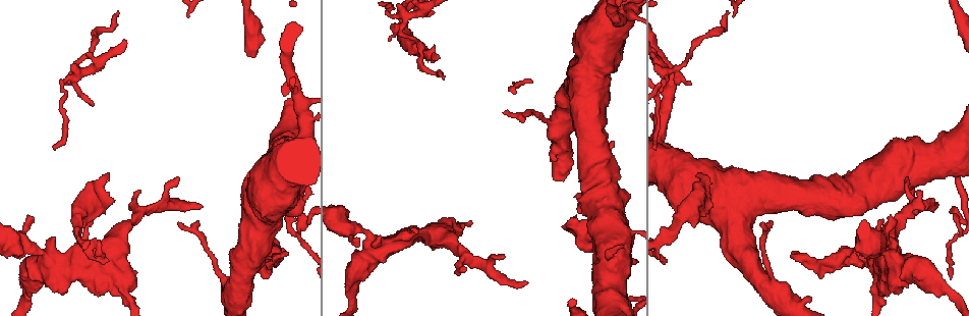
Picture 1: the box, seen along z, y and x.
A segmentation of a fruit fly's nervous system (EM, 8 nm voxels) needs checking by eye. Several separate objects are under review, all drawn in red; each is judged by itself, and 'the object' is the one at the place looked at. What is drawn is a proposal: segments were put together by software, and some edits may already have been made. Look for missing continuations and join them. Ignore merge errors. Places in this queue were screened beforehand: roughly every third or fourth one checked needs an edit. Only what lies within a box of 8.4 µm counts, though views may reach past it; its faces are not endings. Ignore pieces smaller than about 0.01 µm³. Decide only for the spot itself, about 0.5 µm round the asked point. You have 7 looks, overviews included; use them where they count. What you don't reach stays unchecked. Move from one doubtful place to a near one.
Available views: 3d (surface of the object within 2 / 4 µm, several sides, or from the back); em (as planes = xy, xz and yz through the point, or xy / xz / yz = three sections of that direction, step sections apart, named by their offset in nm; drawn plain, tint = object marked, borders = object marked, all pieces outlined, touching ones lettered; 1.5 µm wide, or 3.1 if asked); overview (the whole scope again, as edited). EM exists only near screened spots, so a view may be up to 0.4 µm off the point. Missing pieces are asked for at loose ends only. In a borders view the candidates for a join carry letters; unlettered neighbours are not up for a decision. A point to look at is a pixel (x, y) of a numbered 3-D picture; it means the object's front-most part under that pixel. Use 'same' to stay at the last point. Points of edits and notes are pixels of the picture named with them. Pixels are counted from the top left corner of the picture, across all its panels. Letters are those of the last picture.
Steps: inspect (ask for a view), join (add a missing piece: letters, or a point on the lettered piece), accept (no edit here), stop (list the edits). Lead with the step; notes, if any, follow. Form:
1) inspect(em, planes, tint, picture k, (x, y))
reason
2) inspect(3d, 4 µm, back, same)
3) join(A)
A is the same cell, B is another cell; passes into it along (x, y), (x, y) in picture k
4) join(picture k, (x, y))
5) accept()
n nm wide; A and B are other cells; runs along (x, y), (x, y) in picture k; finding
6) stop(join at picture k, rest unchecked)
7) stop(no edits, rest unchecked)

inspect(em, planes, borders, picture 1, (432, 60))
an open end

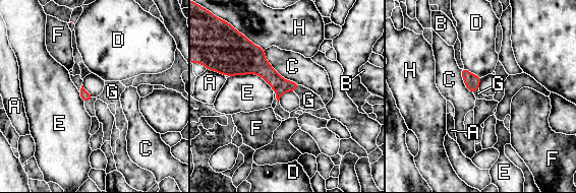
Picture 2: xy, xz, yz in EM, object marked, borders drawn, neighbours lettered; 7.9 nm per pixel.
join(G)
C touches over 400 nm; G is the same cell, A, B, C, D, E, F and H are other cells; passes into it along (279, 84), (296, 86), (308, 100) in picture 2; it goes on there

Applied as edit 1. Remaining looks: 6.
inspect(3d, 2 µm, picture 1, (286, 253))
an open end

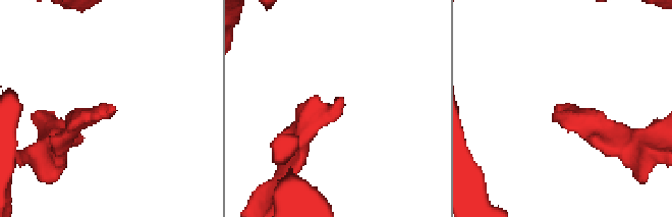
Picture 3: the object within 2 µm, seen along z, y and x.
inspect(em, planes, borders, picture 3, (342, 99))
now the EM

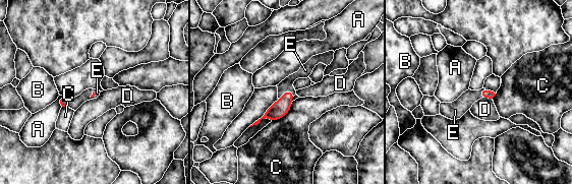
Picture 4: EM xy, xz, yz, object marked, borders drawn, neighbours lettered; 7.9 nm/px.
join(E)
E is the same cell, A, B, C and D are other cells; passes into it along (280, 108), (285, 93), (305, 70) in picture 4; the neuron continues

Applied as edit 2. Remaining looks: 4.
inspect(overview)
redraw

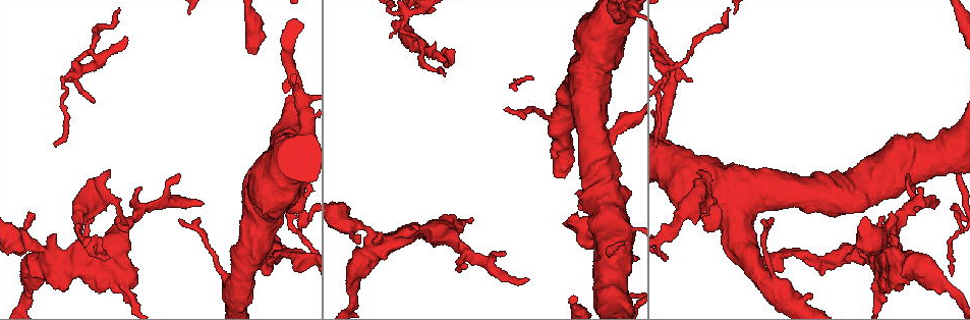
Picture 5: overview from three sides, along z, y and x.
inspect(3d, 4 µm, back, picture 5, (529, 279))
free end

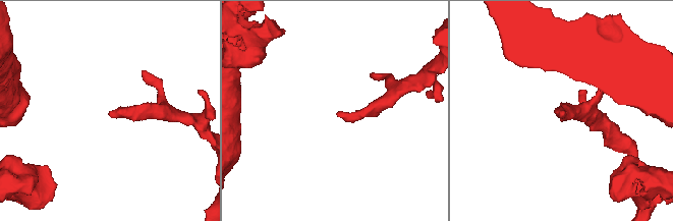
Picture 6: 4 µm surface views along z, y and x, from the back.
inspect(em, xz, step 4, borders, picture 6, (561, 113))
shape alone is not enough

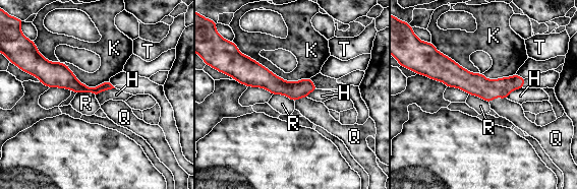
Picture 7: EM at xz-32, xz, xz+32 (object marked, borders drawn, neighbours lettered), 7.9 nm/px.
inspect(em, planes, borders, same)
cut it another way

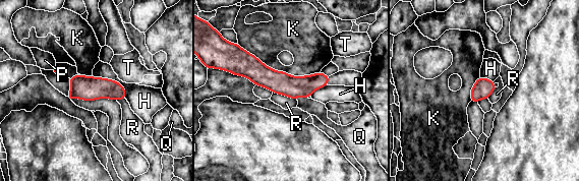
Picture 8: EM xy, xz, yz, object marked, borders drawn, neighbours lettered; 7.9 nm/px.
join(Q)
K touches over 700 nm; Q is the same cell, H, K, P, R and T are other cells; it goes on there

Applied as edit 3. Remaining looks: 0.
stop(join at picture 2, join at picture 4, join at picture 8, rest unchecked)

